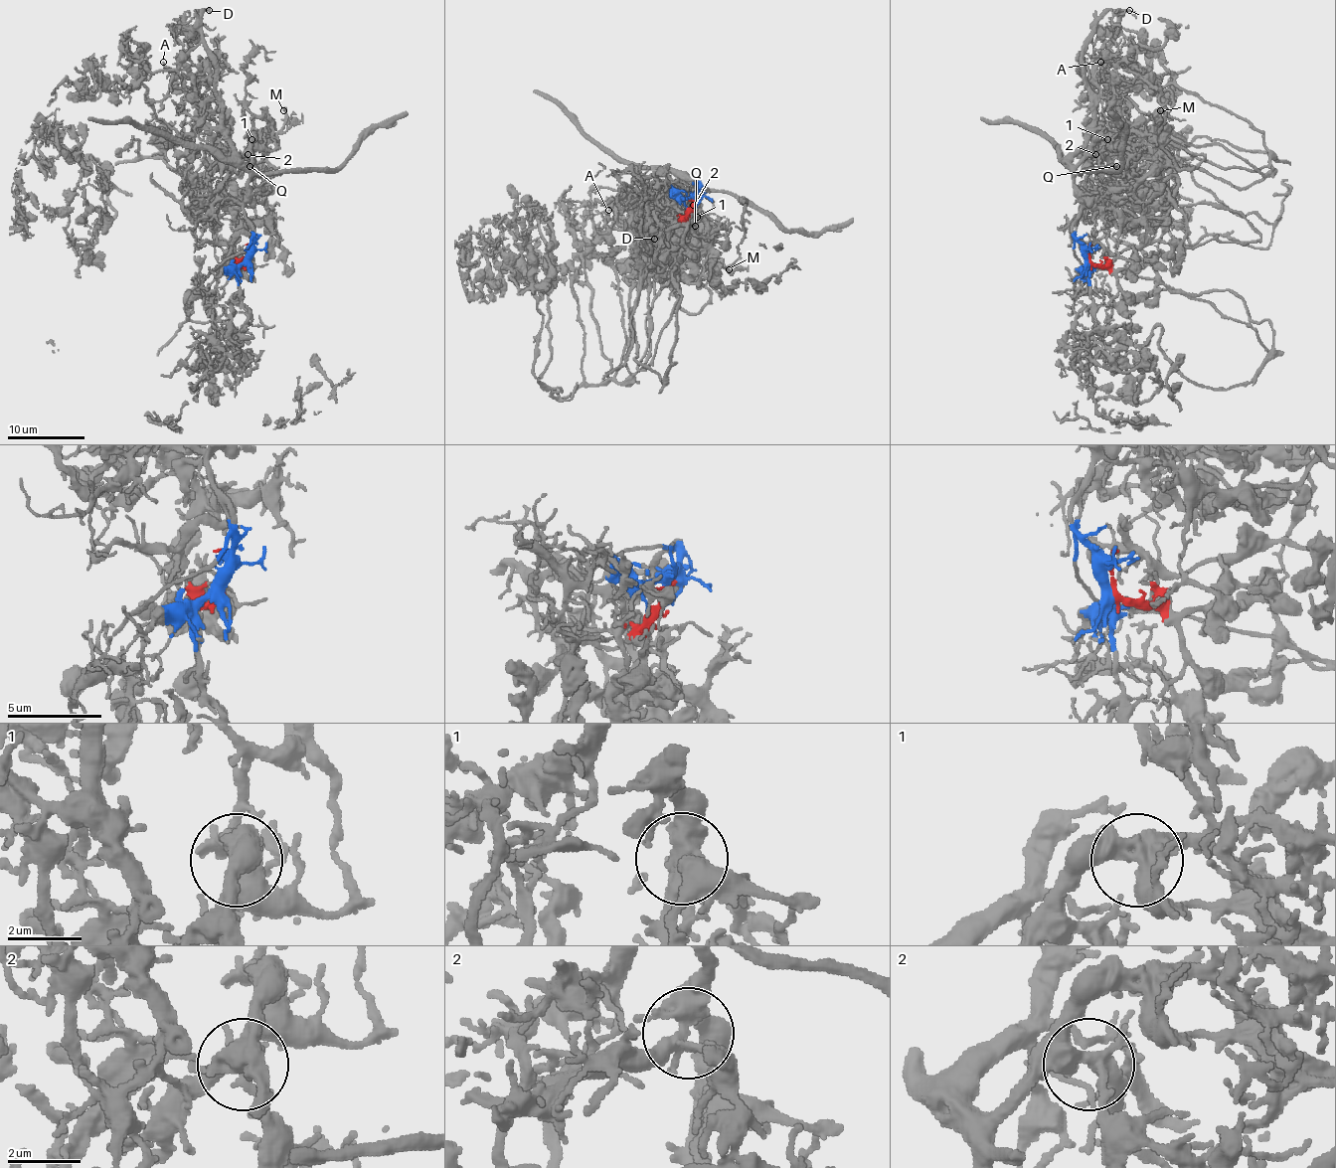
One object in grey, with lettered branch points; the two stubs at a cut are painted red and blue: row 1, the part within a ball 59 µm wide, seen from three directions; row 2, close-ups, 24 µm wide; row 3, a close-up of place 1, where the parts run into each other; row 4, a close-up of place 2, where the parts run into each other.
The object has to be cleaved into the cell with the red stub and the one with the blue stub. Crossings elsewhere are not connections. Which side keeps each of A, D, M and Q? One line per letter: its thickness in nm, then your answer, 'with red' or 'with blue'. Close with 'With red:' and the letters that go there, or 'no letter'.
A: 110 nm | with blue
D: 100 nm | with blue
M: 200 nm | with blue
Q: 140 nm | with blue
With red: no letter

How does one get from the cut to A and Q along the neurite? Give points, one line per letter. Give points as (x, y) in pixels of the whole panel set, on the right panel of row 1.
A: (1087, 257), (1076, 236), (1080, 213), (1071, 160), (1084, 143), (1093, 106), (1105, 98), (1128, 108), (1101, 62)
Q: (1087, 257), (1085, 246), (1076, 236), (1080, 197), (1074, 170), (1095, 152), (1101, 166), (1116, 166)

